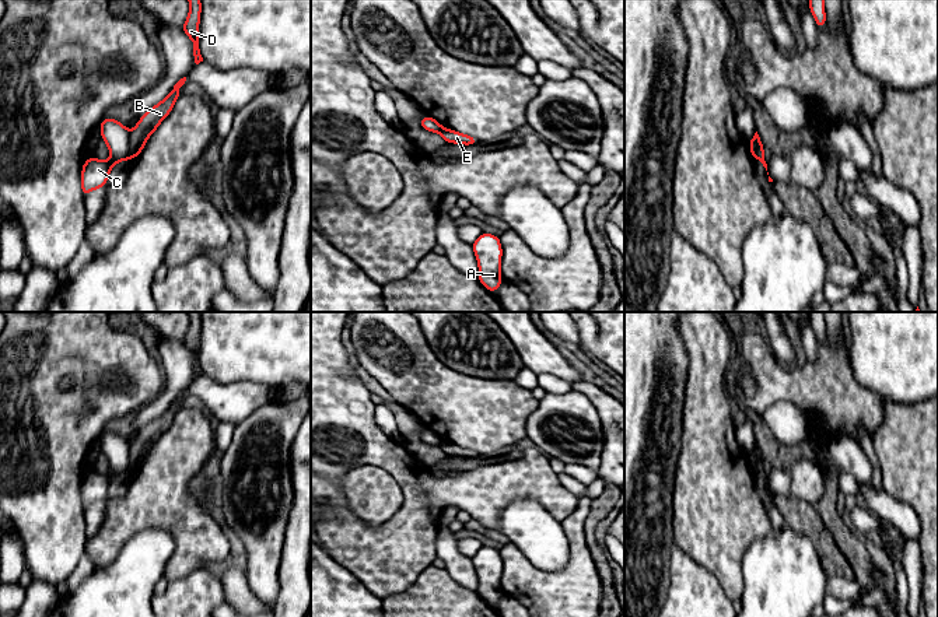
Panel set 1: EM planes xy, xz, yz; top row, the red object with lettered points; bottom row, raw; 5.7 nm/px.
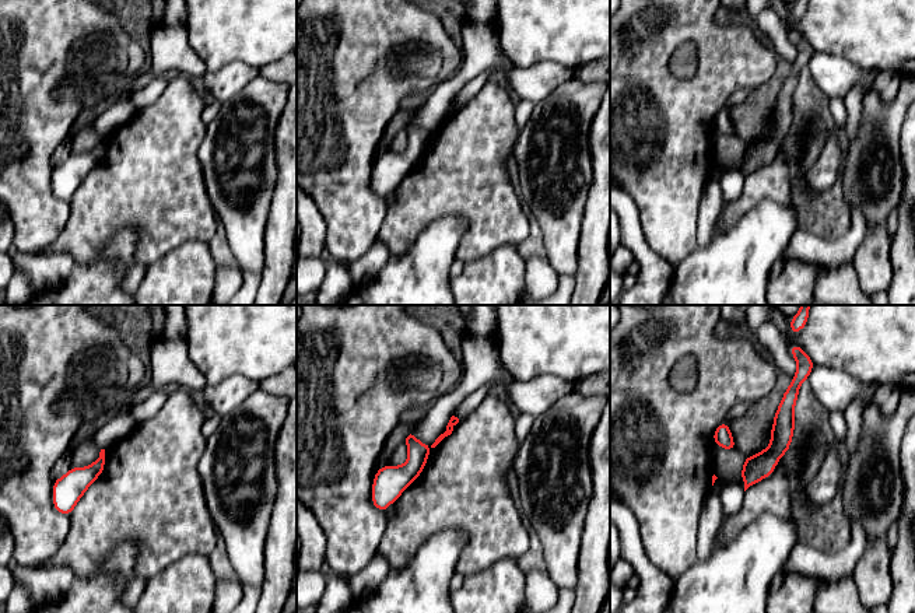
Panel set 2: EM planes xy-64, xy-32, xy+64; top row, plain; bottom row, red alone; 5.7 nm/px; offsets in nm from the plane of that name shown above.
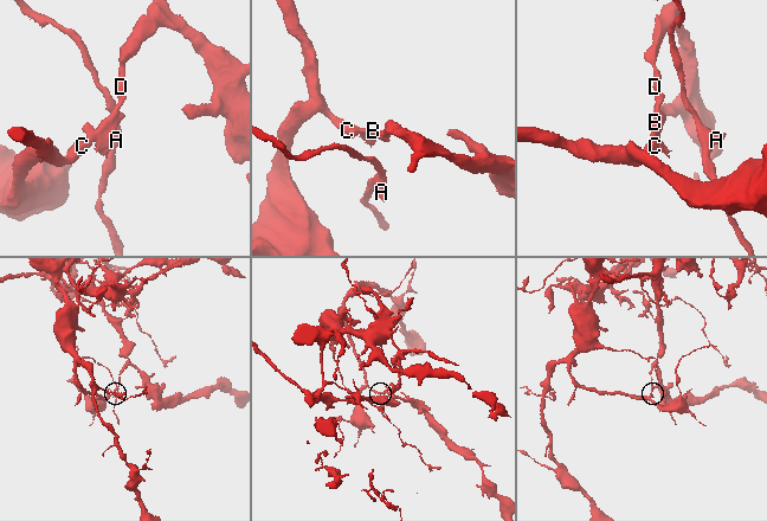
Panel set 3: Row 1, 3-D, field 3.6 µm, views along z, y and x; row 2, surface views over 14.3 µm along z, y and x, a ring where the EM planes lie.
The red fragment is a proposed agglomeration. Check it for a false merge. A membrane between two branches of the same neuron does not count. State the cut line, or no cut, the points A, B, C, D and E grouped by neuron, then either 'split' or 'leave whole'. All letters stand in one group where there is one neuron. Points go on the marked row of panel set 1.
xy (129, 133), (129, 155), (126, 158) | A C / B D E | split

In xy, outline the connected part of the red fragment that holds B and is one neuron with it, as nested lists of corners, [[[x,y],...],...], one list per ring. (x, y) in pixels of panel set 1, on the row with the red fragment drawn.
[[[186,77],[181,78],[172,91],[157,105],[148,109],[137,122],[136,127],[129,133],[130,153],[127,159],[133,161],[147,141],[147,139],[157,130],[160,123],[171,113],[176,99],[181,97],[179,88],[185,84]]]

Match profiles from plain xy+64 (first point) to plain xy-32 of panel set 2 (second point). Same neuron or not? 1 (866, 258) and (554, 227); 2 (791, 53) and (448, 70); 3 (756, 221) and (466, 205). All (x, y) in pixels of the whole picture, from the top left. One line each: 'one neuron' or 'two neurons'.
1: one neuron
2: two neurons
3: two neurons

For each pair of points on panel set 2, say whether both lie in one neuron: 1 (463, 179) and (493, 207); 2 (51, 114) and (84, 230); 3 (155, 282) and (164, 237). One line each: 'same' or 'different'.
1: same
2: different
3: different

